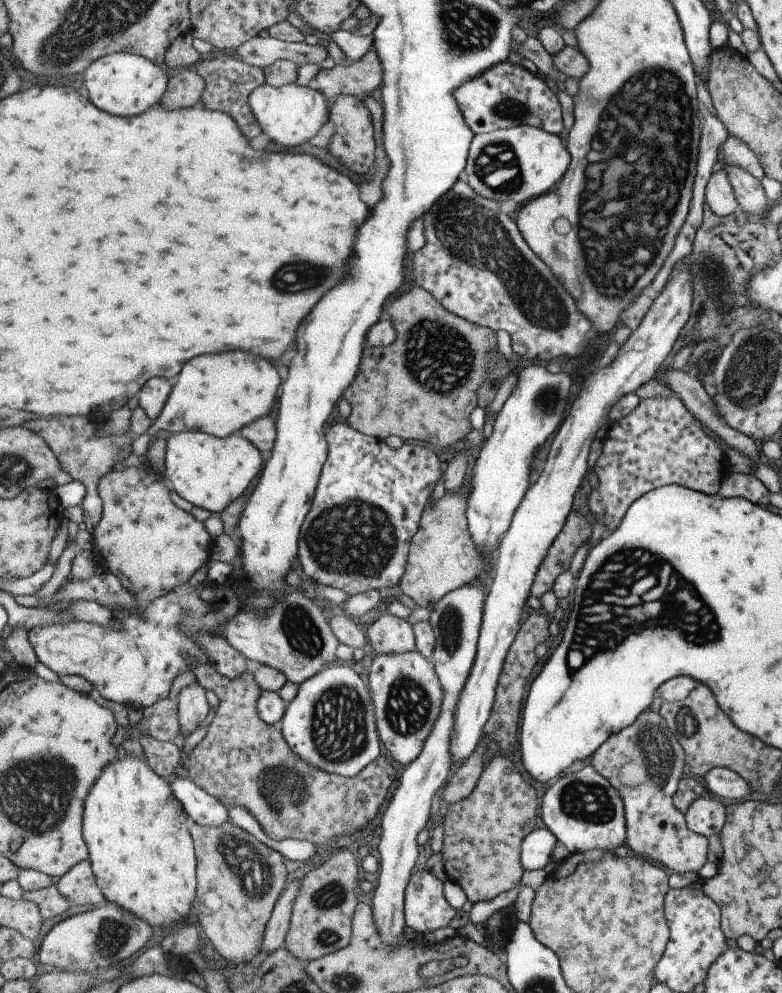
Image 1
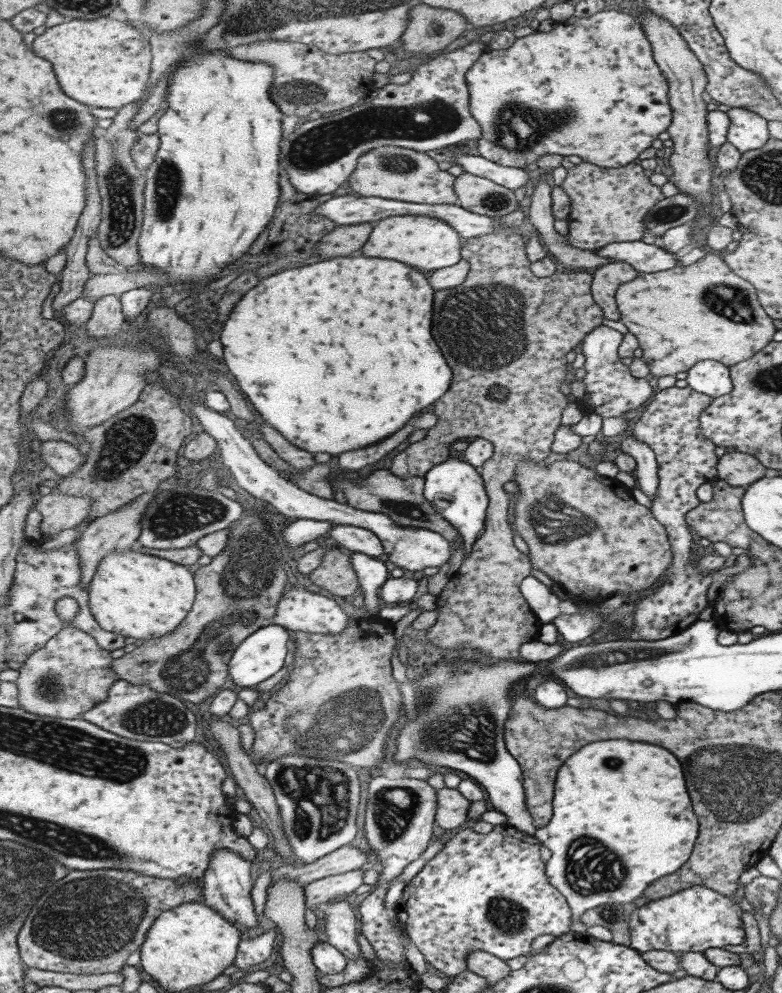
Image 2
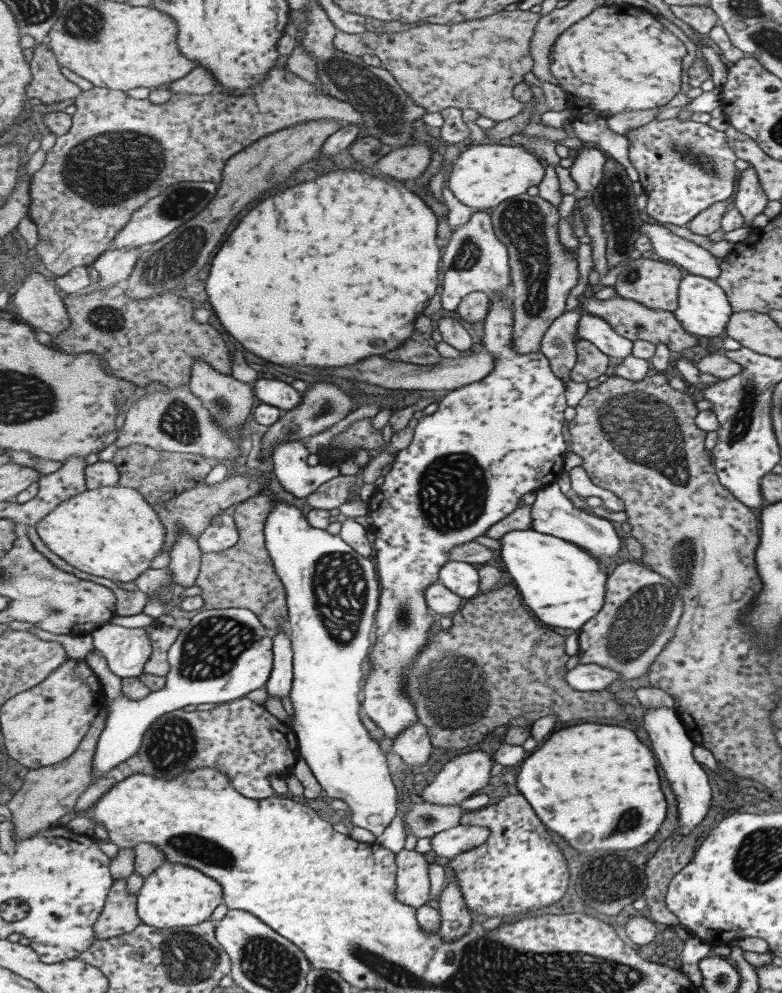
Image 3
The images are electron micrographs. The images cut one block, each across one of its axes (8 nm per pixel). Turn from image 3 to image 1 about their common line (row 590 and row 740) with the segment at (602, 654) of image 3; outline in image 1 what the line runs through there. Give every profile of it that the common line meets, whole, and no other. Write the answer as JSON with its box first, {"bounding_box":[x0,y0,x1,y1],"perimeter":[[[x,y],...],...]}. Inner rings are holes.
{"bounding_box":[591,710,707,872],"perimeter":[[[643,710],[631,726],[611,734],[591,756],[591,766],[621,794],[629,854],[659,862],[671,872],[699,872],[707,862],[707,838],[691,832],[685,824],[685,814],[673,806],[679,780],[687,774],[687,762],[679,738],[671,734],[663,716]]]}

